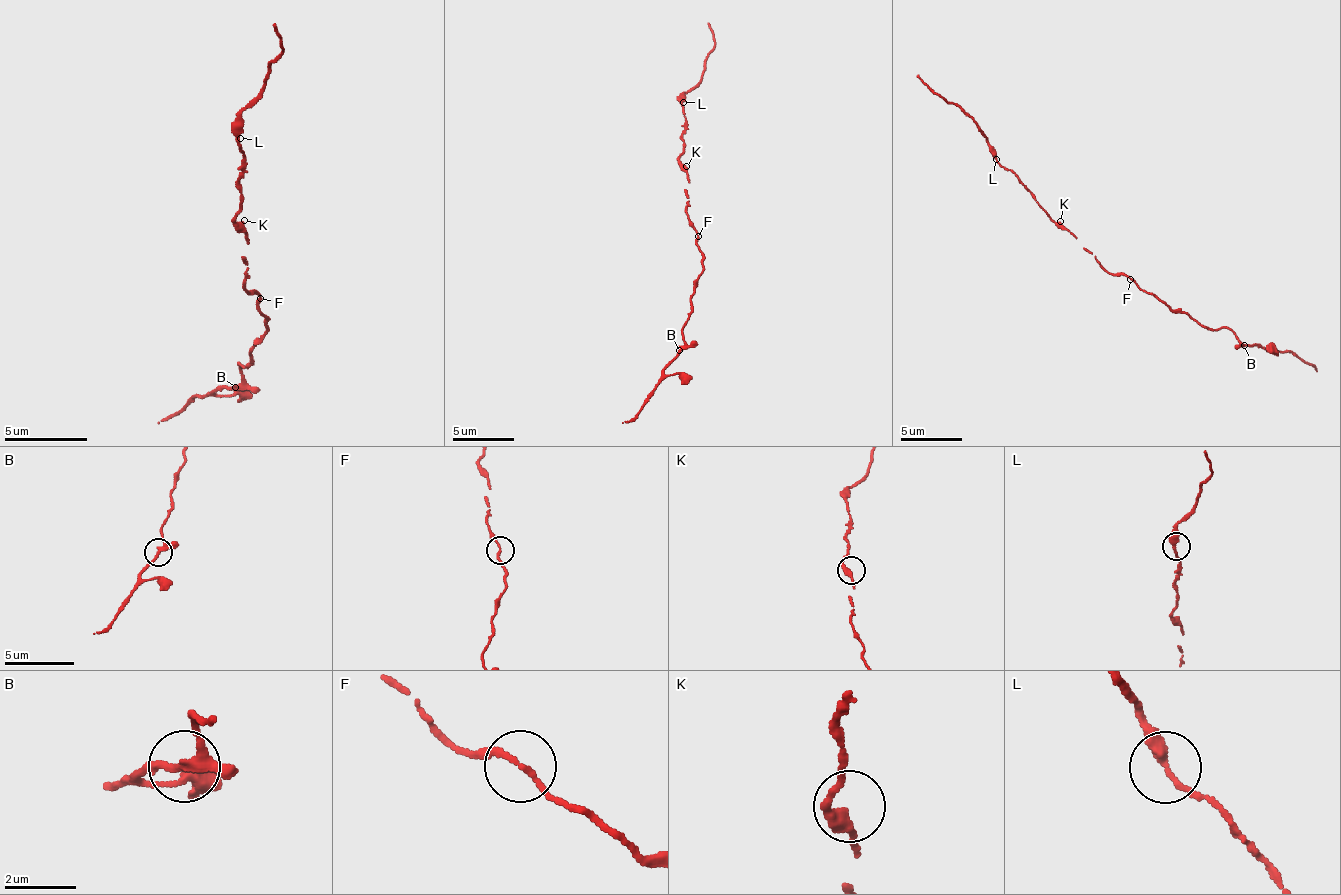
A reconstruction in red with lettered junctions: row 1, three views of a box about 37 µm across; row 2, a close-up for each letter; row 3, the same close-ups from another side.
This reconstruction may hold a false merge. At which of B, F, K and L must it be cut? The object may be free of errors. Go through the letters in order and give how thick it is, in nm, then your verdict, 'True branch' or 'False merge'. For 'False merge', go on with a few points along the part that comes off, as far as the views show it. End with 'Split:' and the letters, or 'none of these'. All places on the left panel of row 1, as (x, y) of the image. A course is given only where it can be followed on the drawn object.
B: Thickness 240 nm. True branch
F: Thickness 150 nm. True branch
K: Thickness 300 nm. True branch
L: Thickness 320 nm. True branch
Split: none of these

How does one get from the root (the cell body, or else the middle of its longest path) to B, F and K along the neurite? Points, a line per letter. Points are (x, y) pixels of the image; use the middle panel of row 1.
B: (686, 206), (689, 225), (695, 231), (695, 243), (702, 253), (702, 274), (695, 280), (680, 351)
F: (686, 206), (689, 225), (699, 237)
K: (686, 206), (689, 182), (686, 166)

